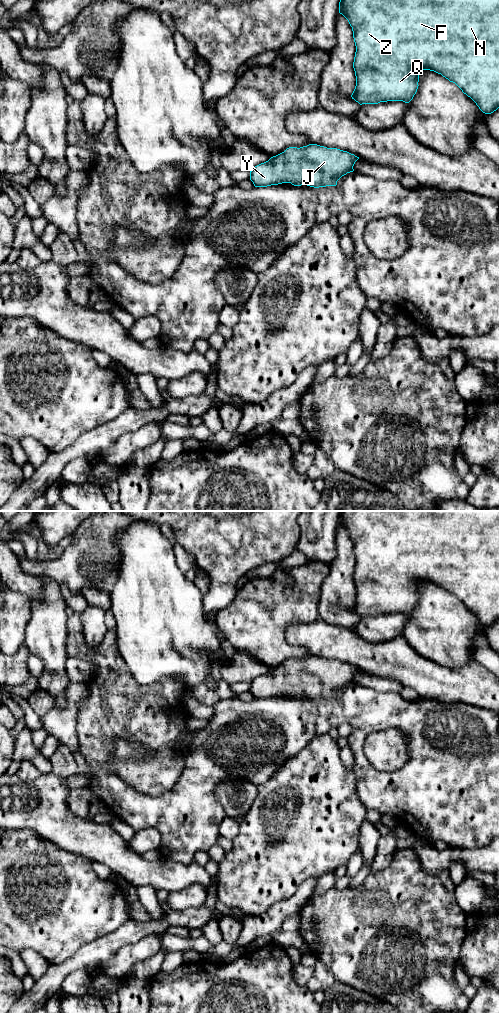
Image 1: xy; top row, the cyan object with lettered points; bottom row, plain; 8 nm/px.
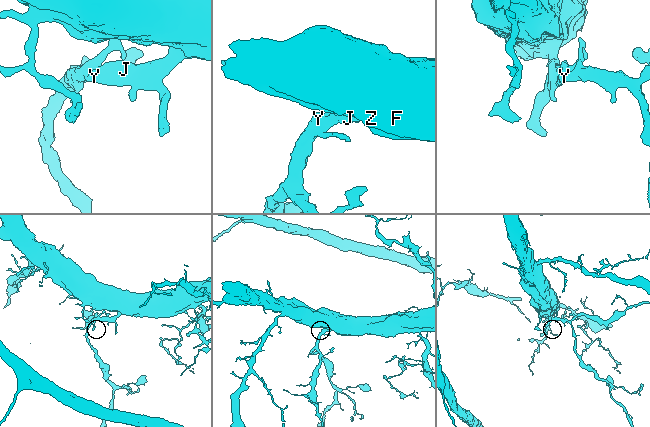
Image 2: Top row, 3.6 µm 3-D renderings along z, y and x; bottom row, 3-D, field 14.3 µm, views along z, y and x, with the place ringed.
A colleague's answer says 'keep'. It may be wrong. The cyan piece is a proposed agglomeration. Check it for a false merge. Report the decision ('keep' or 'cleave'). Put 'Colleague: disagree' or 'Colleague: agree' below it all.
keep
Colleague: agree

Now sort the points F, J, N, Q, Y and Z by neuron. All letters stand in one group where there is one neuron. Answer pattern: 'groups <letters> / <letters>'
groups F J N Q Y Z

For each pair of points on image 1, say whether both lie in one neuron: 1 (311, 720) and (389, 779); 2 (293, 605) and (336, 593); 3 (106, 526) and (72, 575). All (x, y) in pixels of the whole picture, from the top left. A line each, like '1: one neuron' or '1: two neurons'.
1: one neuron
2: two neurons
3: one neuron

